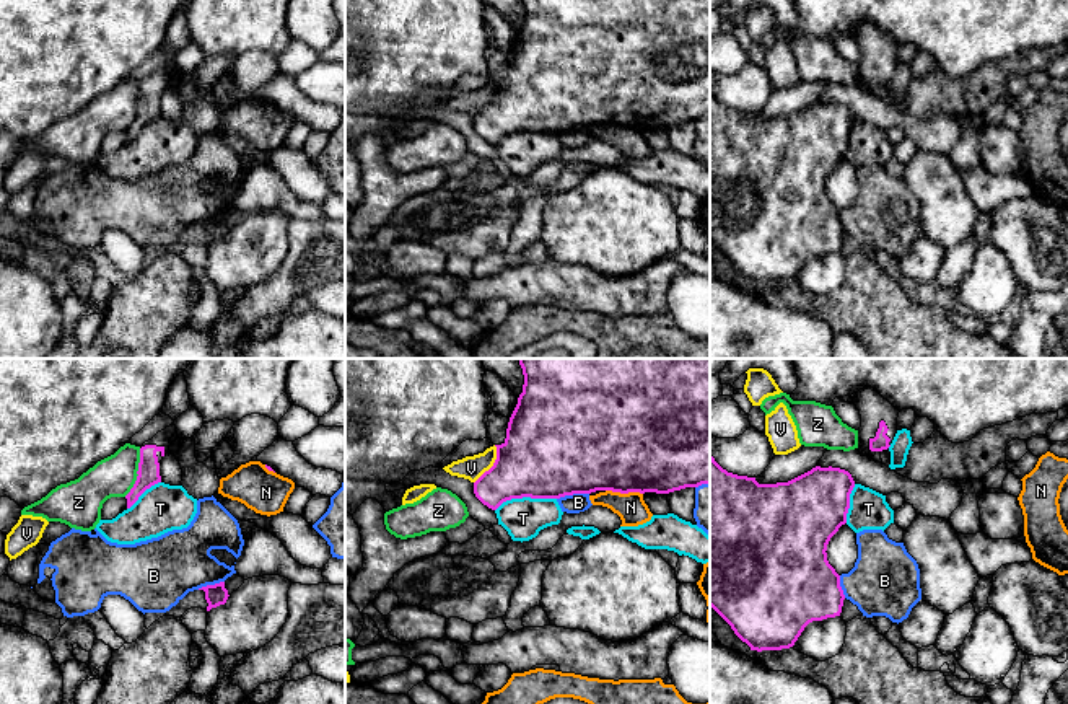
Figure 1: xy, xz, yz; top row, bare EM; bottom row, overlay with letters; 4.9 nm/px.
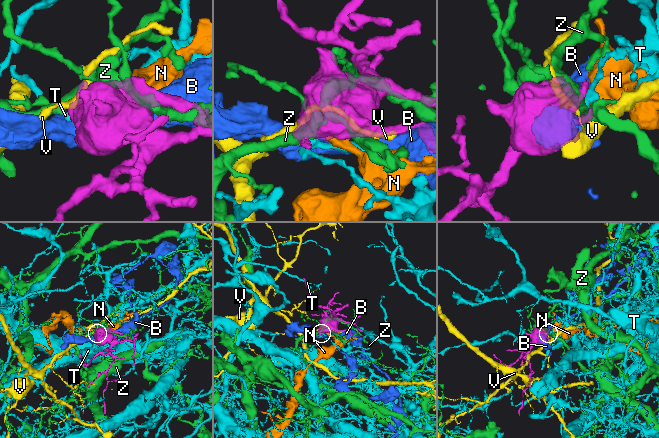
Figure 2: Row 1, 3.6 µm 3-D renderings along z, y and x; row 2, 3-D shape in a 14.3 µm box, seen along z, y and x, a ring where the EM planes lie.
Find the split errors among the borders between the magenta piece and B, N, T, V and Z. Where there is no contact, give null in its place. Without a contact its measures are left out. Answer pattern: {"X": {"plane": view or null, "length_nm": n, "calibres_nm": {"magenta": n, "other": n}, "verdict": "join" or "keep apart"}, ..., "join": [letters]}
{"B": {"plane": "xz", "length_nm": 160, "calibres_nm": {"magenta": 500, "other": 100}, "verdict": "keep apart"}, "N": {"plane": "xz", "length_nm": 190, "calibres_nm": {"magenta": 500, "other": 150}, "verdict": "keep apart"}, "T": {"plane": "xz", "length_nm": 320, "calibres_nm": {"magenta": 460, "other": 200}, "verdict": "keep apart"}, "V": {"plane": "xz", "length_nm": 220, "calibres_nm": {"magenta": 420, "other": 120}, "verdict": "keep apart"}, "Z": {"plane": "xy", "length_nm": 260, "calibres_nm": {"magenta": 110, "other": 200}, "verdict": "keep apart"}, "join": []}

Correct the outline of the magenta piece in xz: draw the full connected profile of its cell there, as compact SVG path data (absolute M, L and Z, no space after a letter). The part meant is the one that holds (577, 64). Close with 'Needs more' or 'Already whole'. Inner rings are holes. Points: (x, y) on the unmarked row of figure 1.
M521 0L523 28L510 52L506 73L497 81L497 95L474 117L475 132L492 145L511 134L560 134L596 125L669 129L685 122L710 119L710 0Z. Already whole

